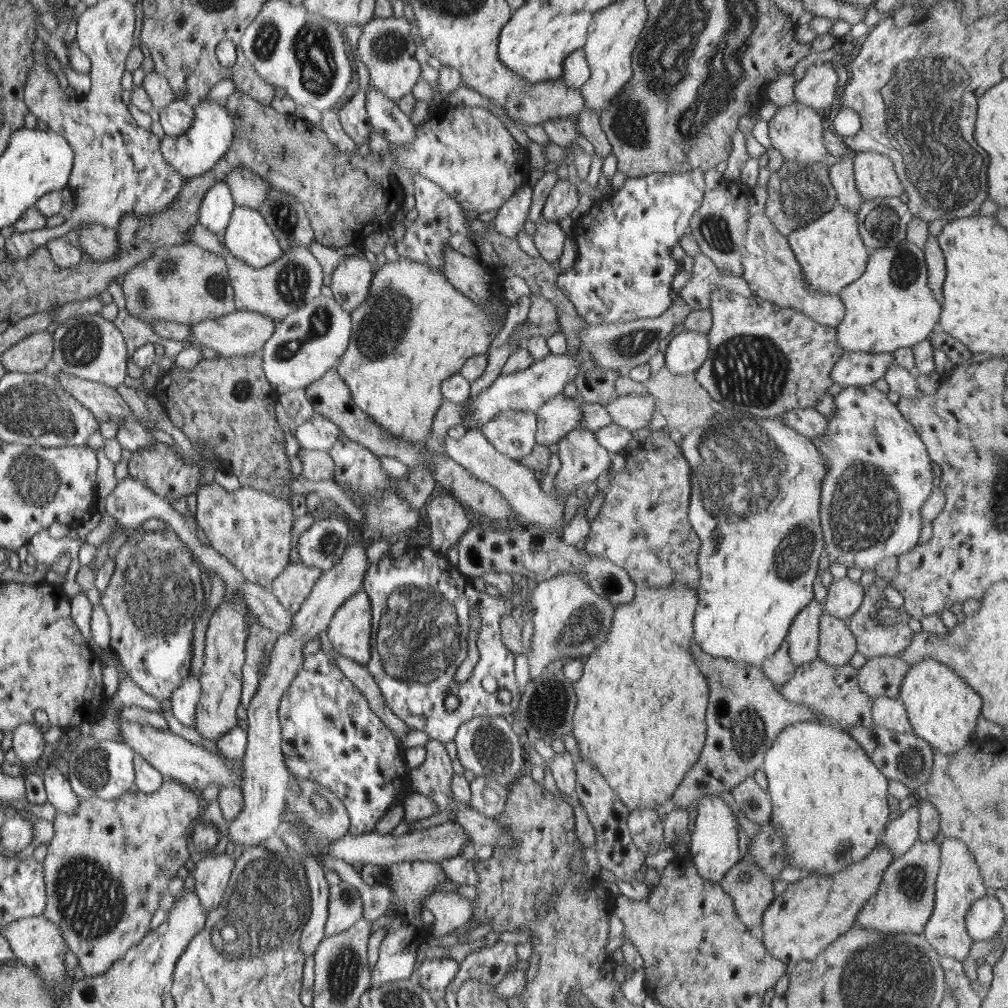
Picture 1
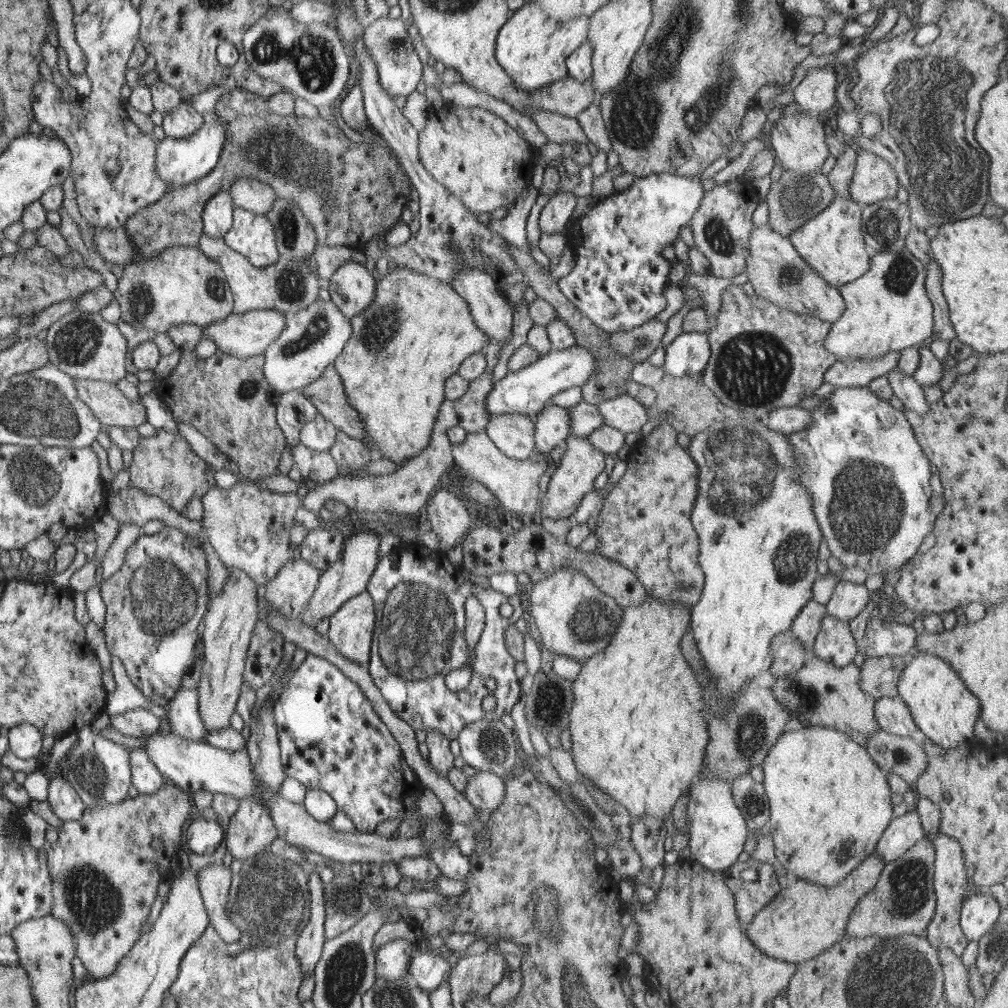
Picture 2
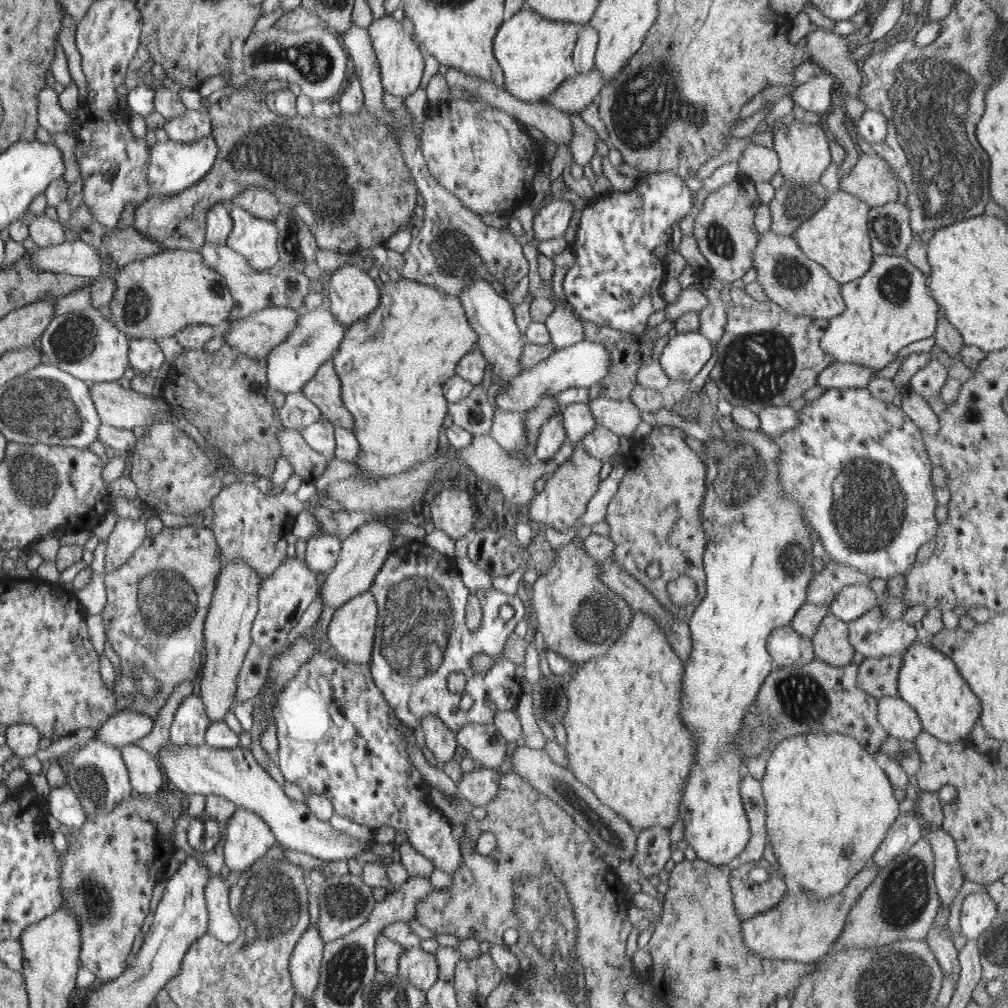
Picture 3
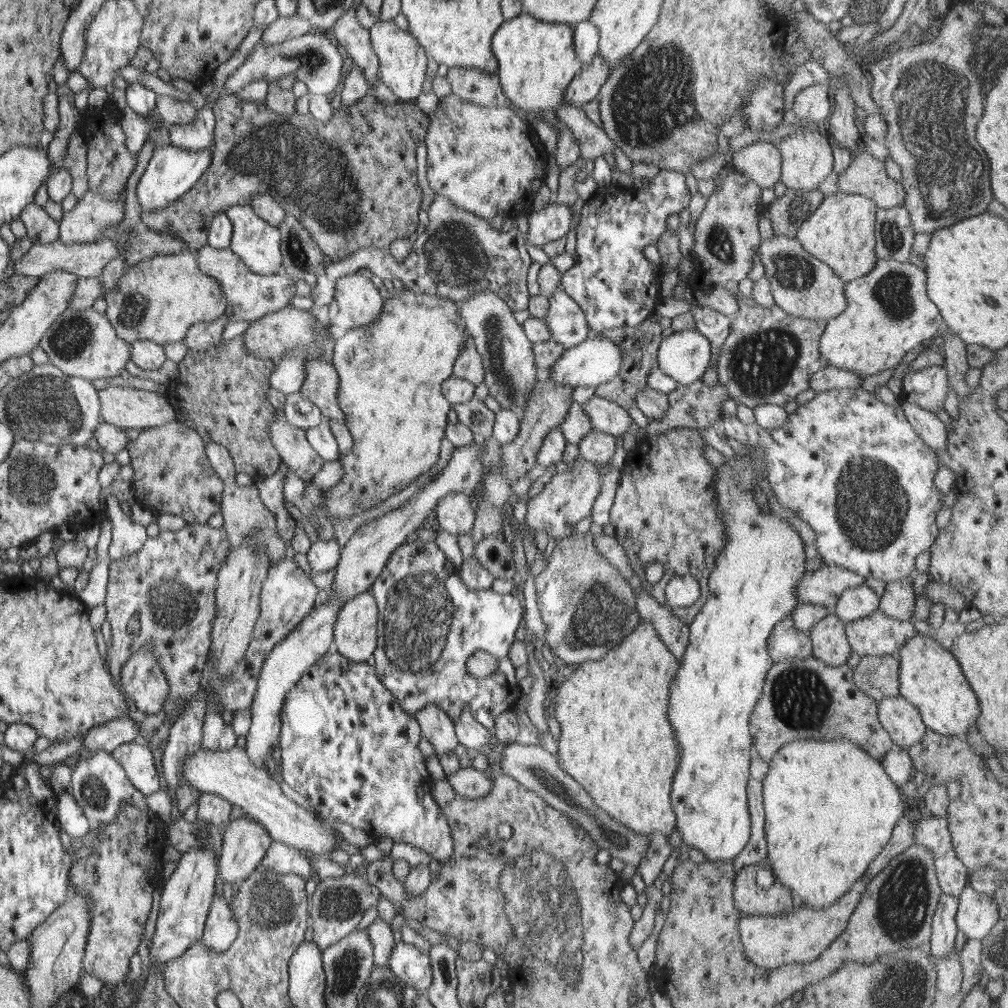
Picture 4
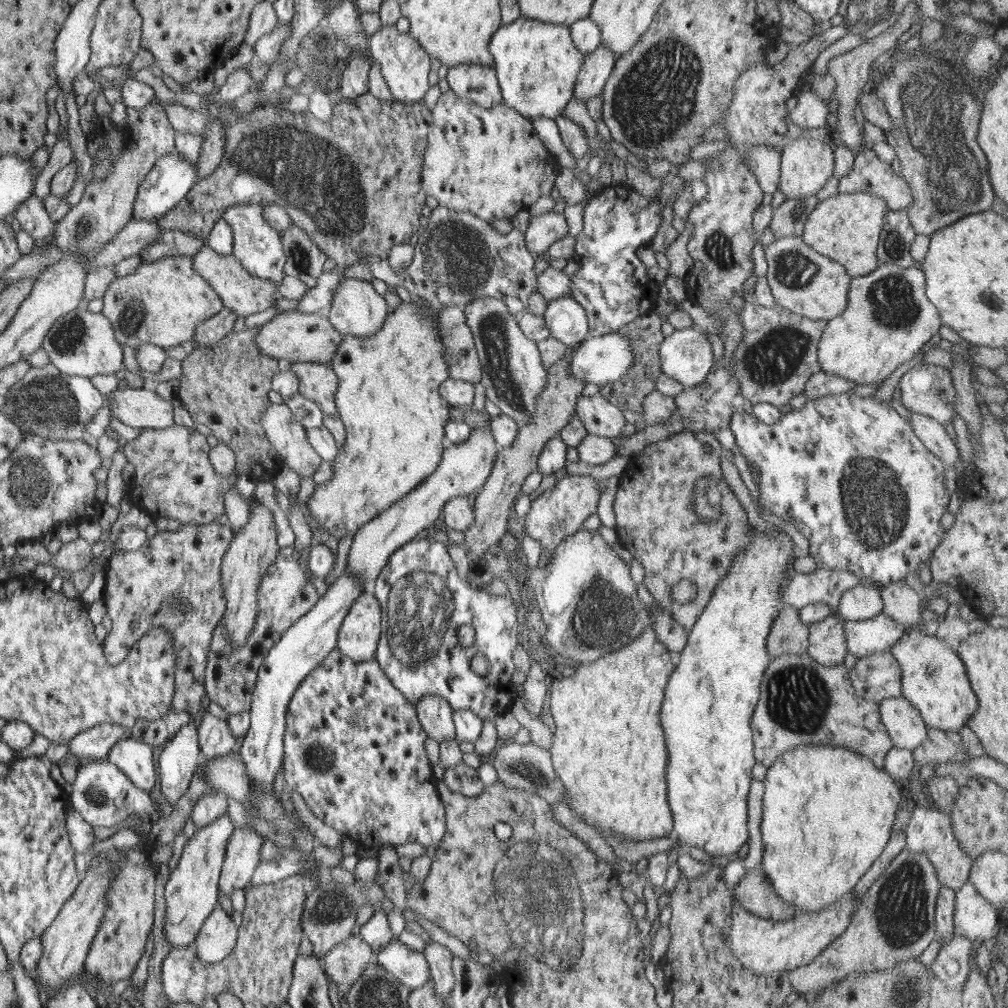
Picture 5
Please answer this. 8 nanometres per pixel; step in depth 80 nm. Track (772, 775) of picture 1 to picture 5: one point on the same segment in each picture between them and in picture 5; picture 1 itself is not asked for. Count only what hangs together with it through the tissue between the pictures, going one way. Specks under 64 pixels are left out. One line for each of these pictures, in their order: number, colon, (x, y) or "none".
2: (828, 802)
3: (828, 805)
4: (829, 808)
5: (827, 812)

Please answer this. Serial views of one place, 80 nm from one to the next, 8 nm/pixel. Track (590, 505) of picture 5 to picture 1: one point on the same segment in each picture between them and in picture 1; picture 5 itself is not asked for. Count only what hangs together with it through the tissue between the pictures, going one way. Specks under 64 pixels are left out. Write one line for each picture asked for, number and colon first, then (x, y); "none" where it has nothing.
1: (582, 459)
2: (573, 478)
3: (563, 500)
4: (568, 497)

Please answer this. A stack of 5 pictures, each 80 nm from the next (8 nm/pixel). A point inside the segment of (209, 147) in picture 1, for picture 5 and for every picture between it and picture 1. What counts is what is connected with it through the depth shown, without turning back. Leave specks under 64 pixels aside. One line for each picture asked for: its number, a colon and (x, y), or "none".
2: (178, 163)
3: (174, 166)
4: (171, 171)
5: (166, 184)

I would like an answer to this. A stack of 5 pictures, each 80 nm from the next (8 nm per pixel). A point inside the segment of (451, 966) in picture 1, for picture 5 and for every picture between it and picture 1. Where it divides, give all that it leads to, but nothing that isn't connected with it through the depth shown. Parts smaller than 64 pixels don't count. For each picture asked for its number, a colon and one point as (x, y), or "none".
2: (426, 972)
3: (417, 967)
4: (406, 963)
5: (409, 967)

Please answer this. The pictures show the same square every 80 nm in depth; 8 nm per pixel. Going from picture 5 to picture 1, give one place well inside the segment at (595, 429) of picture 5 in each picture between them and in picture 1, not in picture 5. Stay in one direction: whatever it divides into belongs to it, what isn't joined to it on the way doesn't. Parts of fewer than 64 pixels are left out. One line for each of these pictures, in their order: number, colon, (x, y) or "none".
1: (632, 412)
2: (623, 413)
3: (620, 417)
4: (608, 417)

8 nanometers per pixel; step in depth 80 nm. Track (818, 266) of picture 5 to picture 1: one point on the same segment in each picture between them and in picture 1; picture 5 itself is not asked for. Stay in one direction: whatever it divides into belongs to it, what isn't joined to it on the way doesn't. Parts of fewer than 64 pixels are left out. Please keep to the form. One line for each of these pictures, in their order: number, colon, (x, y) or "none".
1: (769, 267)
2: (776, 272)
3: (795, 284)
4: (801, 285)

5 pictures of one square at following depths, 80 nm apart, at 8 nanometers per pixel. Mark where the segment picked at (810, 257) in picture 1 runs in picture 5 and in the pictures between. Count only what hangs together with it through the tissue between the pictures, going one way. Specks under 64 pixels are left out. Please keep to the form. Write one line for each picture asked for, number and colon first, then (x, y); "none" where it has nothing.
2: (831, 242)
3: (835, 237)
4: (840, 232)
5: (845, 228)

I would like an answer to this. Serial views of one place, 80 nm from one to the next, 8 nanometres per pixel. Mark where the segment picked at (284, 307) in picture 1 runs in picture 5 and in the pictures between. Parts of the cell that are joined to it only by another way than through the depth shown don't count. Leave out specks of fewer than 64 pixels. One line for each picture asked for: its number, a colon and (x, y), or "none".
2: (287, 286)
3: (253, 290)
4: (249, 296)
5: (244, 294)

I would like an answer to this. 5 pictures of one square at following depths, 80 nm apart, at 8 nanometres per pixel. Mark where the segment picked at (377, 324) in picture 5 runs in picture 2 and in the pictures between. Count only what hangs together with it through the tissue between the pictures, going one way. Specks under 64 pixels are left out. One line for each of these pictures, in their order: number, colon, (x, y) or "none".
2: (351, 287)
3: (353, 294)
4: (356, 302)

